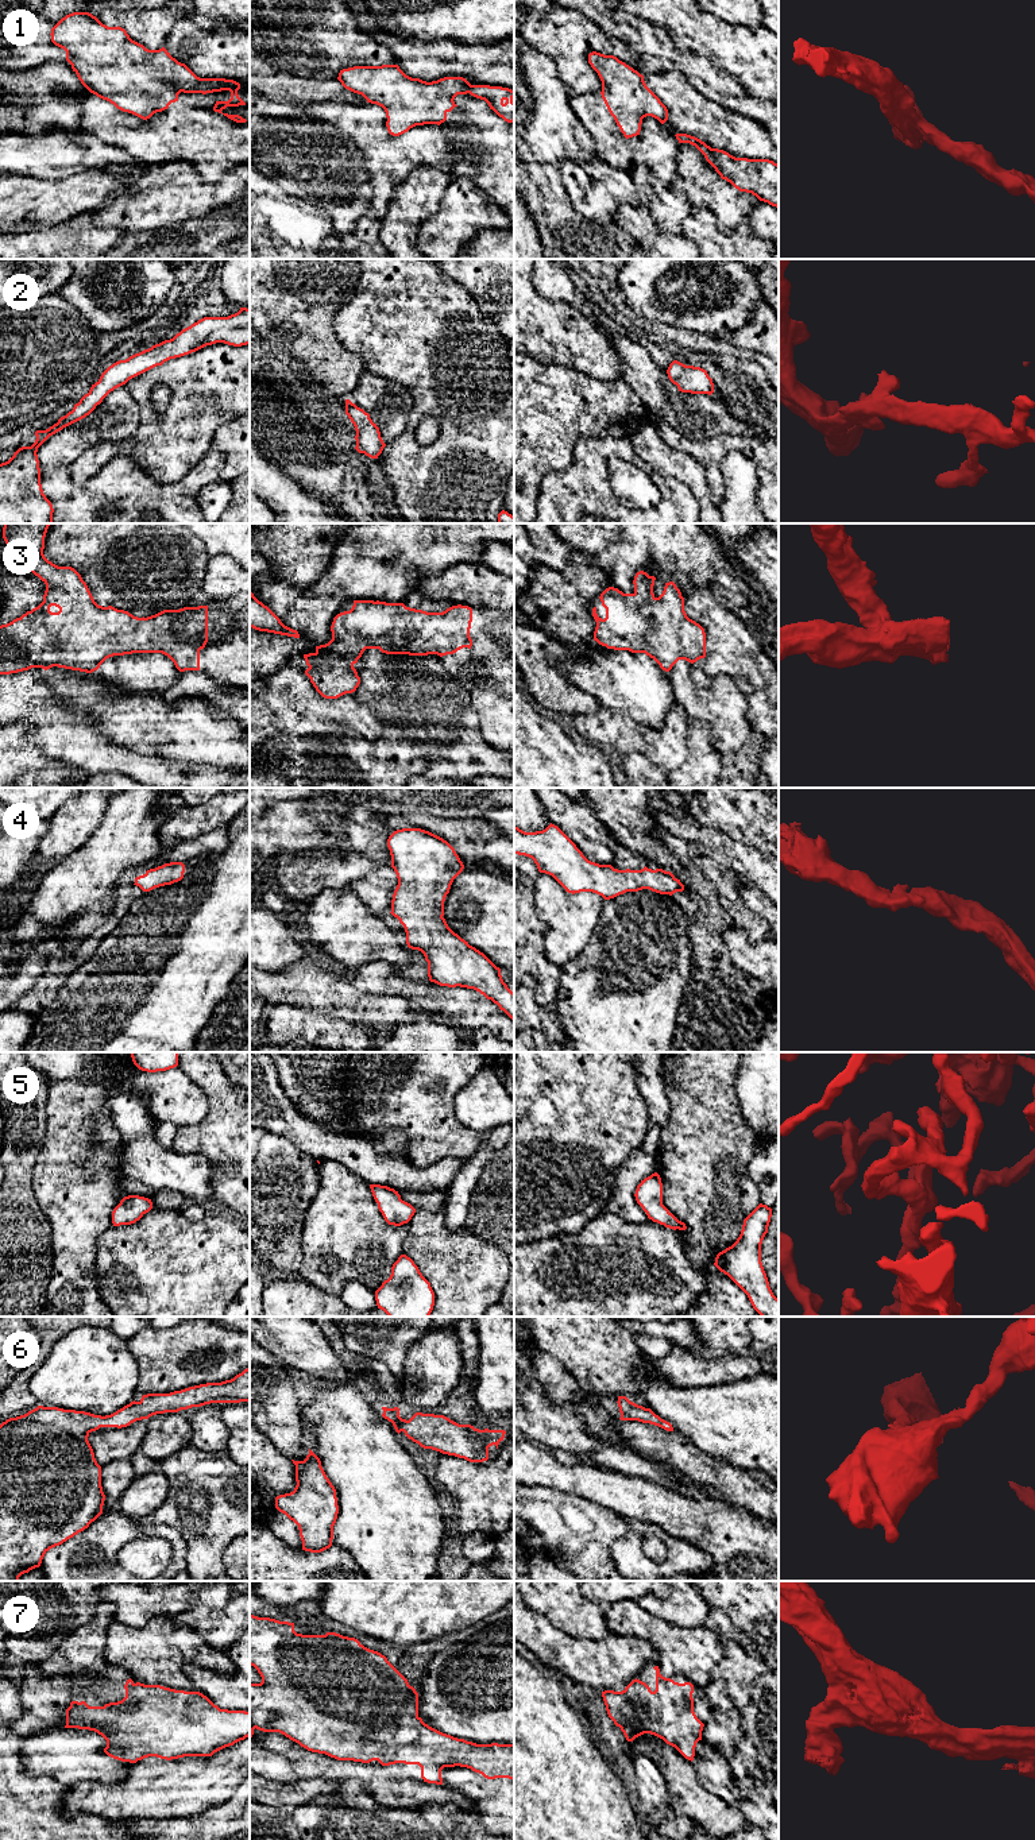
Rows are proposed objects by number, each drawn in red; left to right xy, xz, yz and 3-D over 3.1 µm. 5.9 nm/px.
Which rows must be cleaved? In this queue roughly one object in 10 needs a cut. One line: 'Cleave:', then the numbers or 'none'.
Cleave: none

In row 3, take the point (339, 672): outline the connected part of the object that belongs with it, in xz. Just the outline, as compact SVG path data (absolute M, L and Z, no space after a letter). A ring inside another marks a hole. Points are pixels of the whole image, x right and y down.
M354 600L349 611L340 612L333 618L332 639L325 645L316 646L314 653L304 654L309 666L305 674L323 697L337 699L355 692L359 687L360 677L354 665L366 649L379 649L386 654L437 654L440 657L453 654L463 648L471 649L471 622L472 608L461 604L452 606L443 612L426 612L406 607L403 603Z

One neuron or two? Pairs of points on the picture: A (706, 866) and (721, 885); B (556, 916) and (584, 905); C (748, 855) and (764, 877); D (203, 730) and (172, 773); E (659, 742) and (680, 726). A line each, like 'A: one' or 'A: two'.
A: one
B: one
C: one
D: two
E: one

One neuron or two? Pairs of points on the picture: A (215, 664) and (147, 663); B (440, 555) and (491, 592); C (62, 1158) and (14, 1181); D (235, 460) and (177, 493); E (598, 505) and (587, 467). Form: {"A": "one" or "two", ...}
{"A": "two", "B": "two", "C": "two", "D": "two", "E": "one"}

